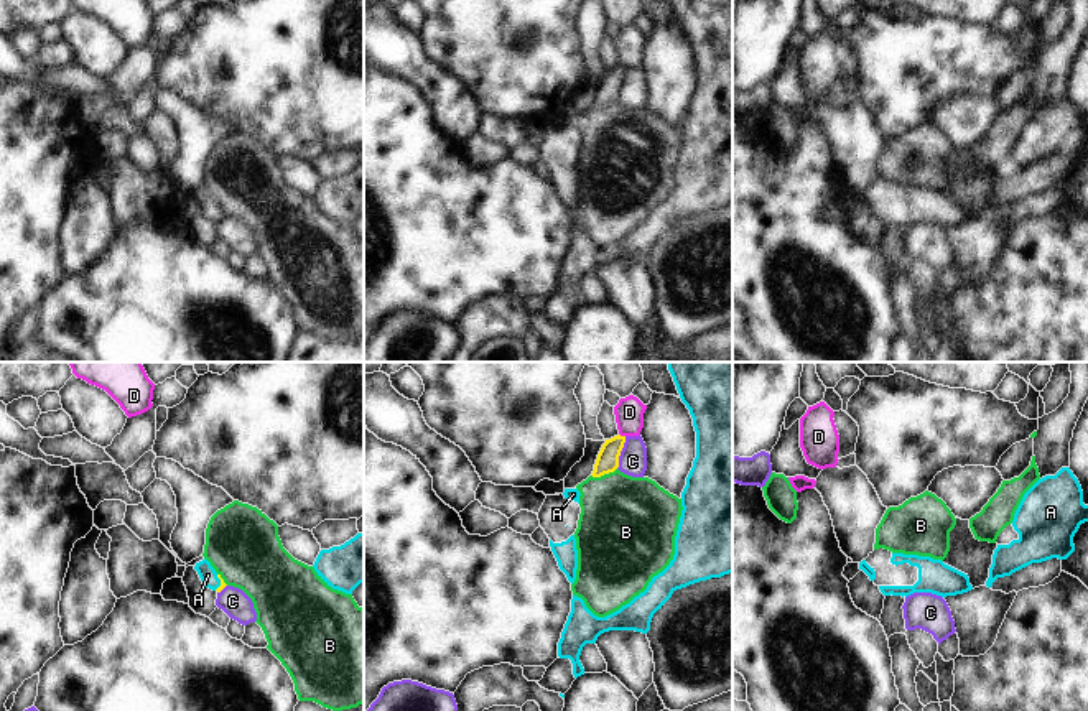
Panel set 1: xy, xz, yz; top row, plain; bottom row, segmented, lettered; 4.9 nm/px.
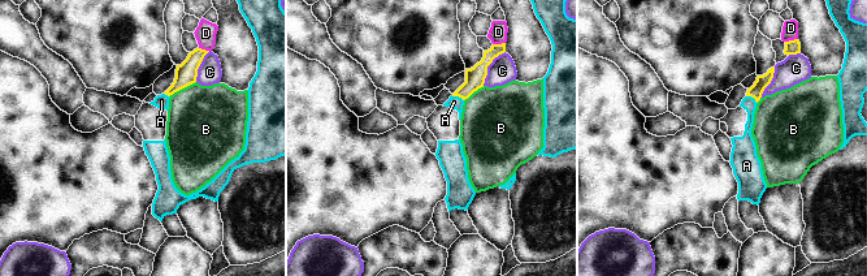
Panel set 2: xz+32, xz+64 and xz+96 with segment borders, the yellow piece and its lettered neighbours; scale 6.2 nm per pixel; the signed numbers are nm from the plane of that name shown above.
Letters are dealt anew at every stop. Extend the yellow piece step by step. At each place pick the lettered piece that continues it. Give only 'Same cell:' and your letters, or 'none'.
Same cell: A

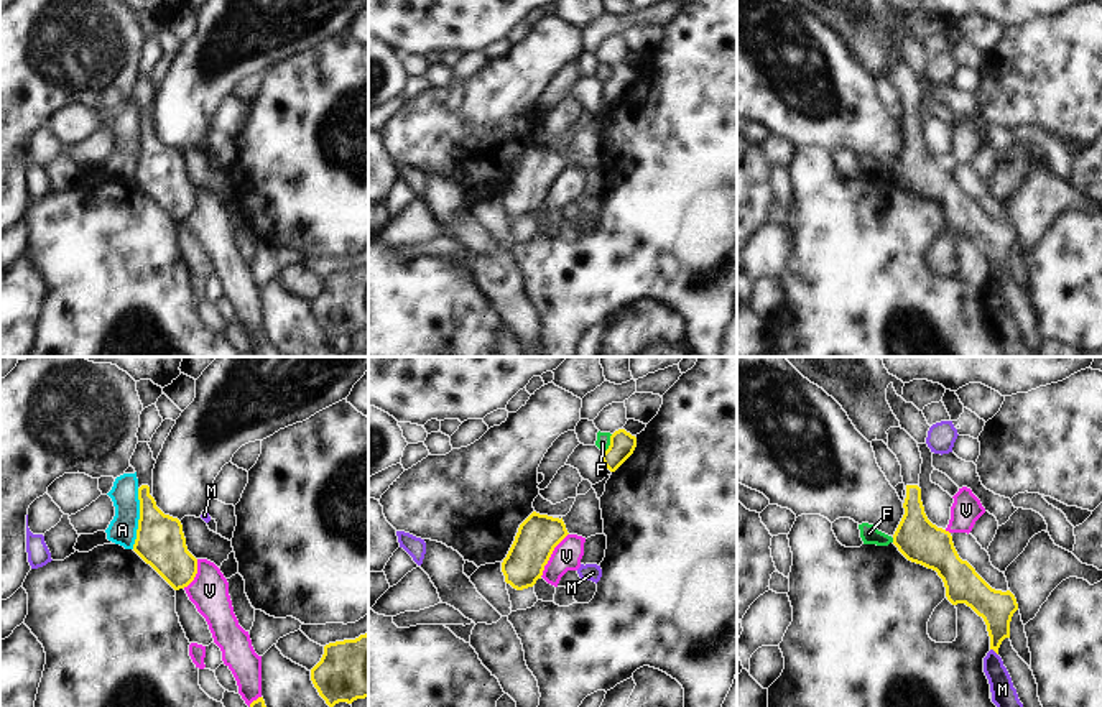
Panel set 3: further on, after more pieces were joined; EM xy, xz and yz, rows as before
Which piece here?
Same cell: none

